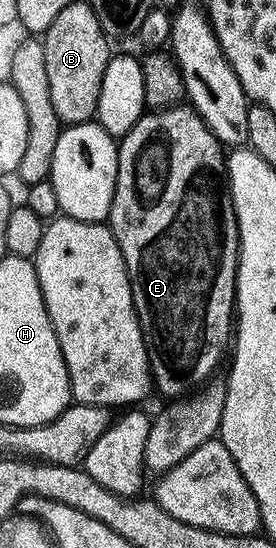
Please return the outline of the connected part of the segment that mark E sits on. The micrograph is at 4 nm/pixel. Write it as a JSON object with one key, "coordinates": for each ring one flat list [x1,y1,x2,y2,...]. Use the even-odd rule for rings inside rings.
{"coordinates":[[177,105,167,107,161,111,149,110,147,113,140,116,140,120,134,124,129,131,126,132,118,143,118,177,116,178,116,188,114,189,114,197,112,198,112,208,106,220,107,226,111,227,114,237,118,241,118,245,122,249,122,257,128,266,128,275,132,278,132,296,134,297,134,309,136,315,140,318,140,328,144,334,144,342,148,344,148,368,152,371,152,385,158,392,161,391,165,395,165,400,175,401,181,397,187,396,189,393,195,392,197,389,204,386,213,378,212,375,216,371,216,366,220,363,220,358,224,355,224,346,229,346,230,336,234,331,234,308,236,306,236,262,240,256,240,238,238,237,238,225,236,224,236,214,232,208,232,196,228,193,228,185,226,182,226,155,222,150,222,144,216,138,215,133,206,125,206,121,194,110,191,105]]}

